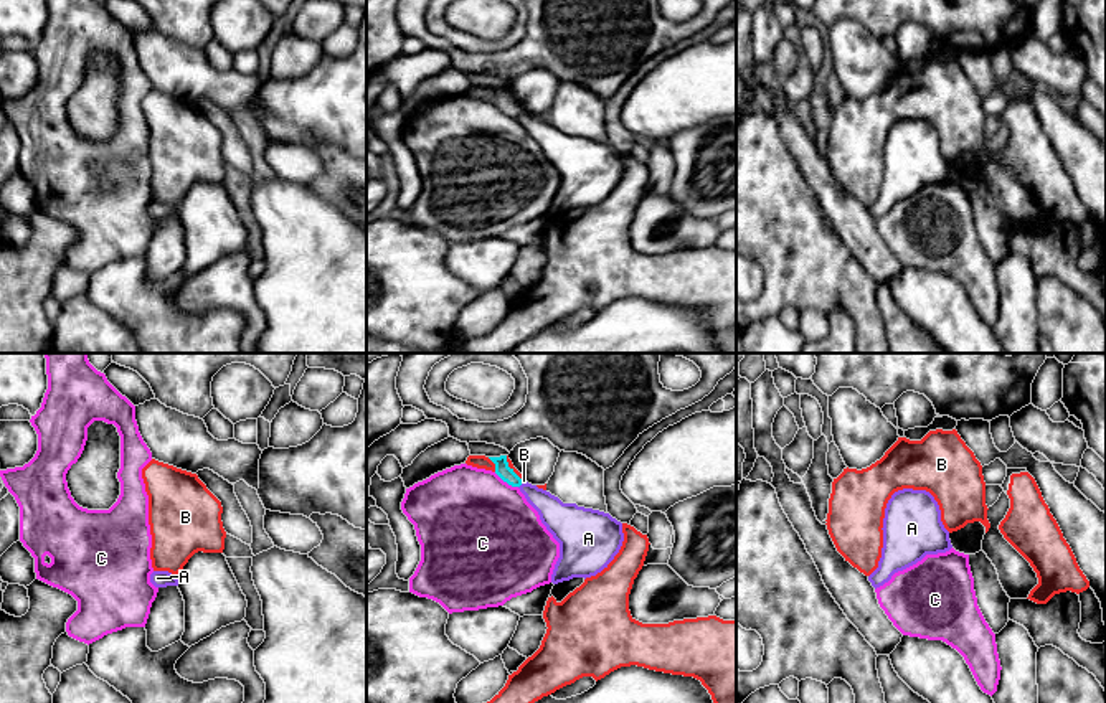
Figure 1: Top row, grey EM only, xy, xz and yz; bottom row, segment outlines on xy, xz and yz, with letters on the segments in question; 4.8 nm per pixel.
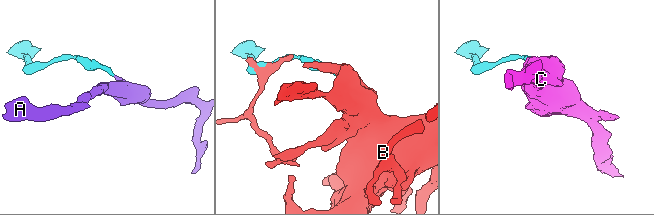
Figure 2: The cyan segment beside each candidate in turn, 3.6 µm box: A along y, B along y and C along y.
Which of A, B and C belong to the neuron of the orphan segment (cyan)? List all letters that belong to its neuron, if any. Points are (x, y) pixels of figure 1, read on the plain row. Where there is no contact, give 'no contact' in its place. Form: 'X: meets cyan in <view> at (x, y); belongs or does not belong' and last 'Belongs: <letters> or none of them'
A: no contact; belongs
B: meets cyan in xz at (494, 93); does not belong
C: meets cyan in xz at (505, 111); does not belong
Belongs: A

